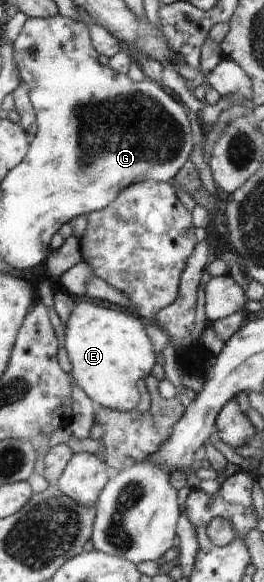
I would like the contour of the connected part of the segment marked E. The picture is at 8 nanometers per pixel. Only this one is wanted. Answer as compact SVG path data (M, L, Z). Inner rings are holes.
M81 301L75 304L74 312L64 325L65 349L73 368L69 371L75 383L94 401L96 406L130 412L139 401L137 381L149 377L155 361L151 343L145 335L143 323L134 314L124 313L111 307L101 307L95 303Z

